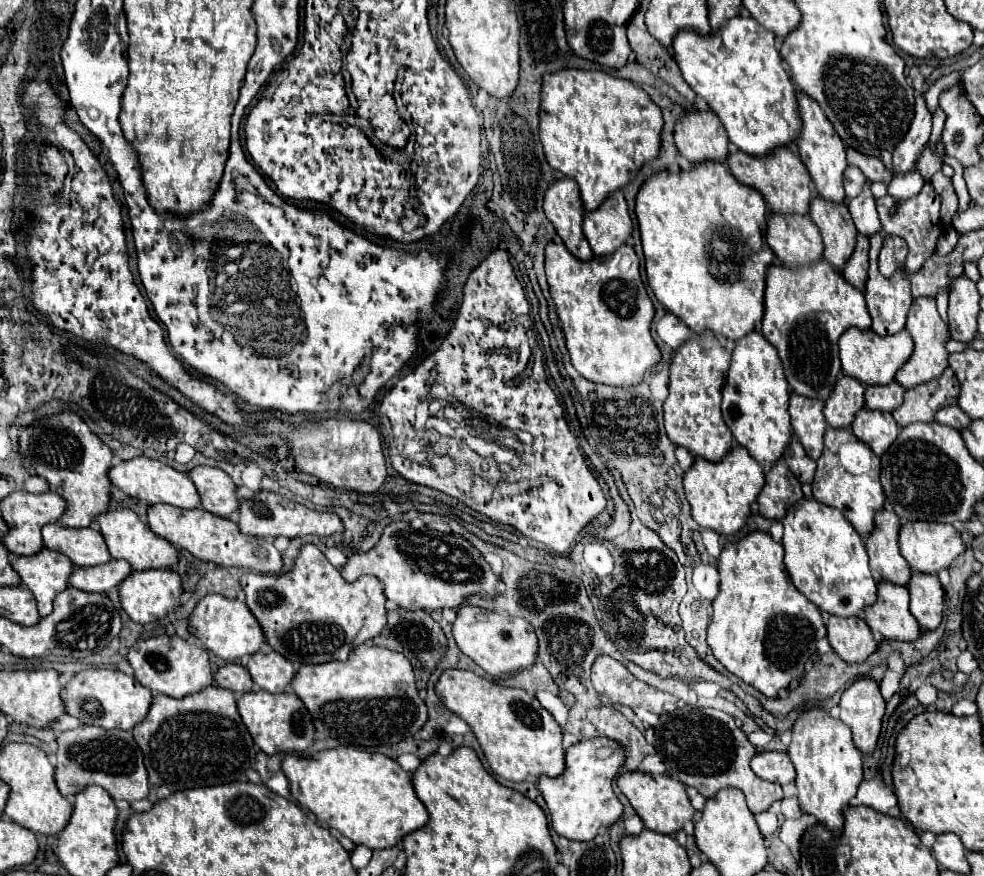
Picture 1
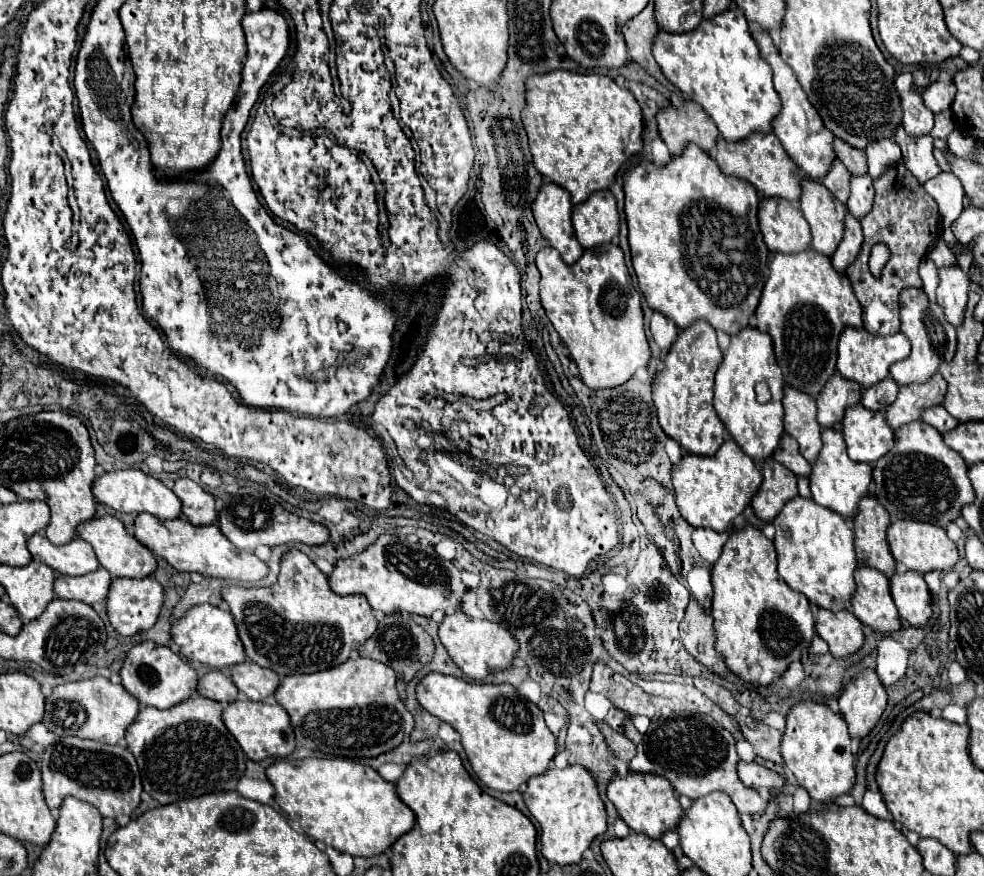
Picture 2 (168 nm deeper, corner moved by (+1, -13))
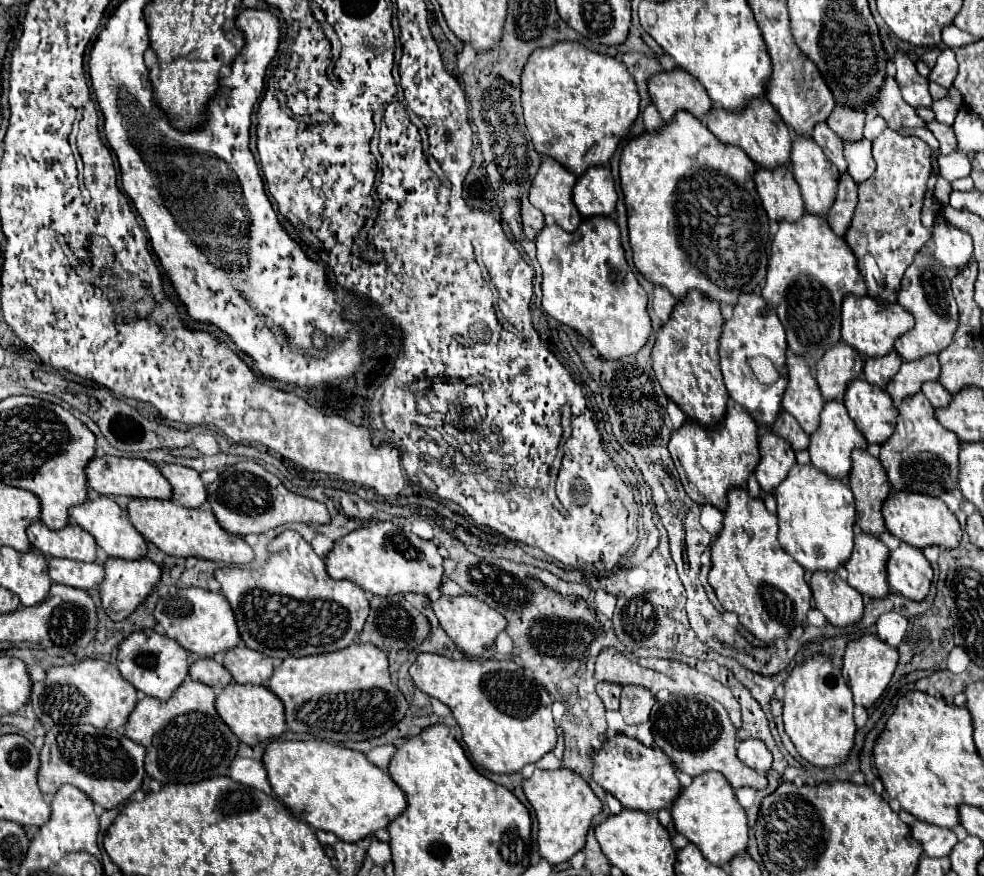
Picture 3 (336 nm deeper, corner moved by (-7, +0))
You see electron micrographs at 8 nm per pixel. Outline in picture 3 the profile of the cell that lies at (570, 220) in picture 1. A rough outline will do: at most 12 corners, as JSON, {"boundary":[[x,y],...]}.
{"boundary":[[547,158],[531,184],[529,202],[575,232],[575,174]]}

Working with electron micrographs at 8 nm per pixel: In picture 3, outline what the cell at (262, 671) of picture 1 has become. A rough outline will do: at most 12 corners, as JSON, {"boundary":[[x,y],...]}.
{"boundary":[[251,648],[225,652],[237,684],[267,684],[273,660]]}

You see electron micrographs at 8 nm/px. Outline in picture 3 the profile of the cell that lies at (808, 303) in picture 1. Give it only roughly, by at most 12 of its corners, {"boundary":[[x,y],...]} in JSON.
{"boundary":[[823,216],[779,222],[763,298],[789,350],[817,362],[841,304],[865,296]]}

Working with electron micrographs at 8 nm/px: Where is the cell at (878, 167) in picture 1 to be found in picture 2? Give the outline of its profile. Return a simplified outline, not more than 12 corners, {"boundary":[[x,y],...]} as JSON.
{"boundary":[[841,139],[833,143],[835,155],[851,175],[865,175],[865,153]]}

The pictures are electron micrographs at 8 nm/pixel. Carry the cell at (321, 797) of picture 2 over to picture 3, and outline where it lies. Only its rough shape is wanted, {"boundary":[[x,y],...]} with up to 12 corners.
{"boundary":[[273,740],[269,784],[315,830],[359,842],[407,810],[363,752]]}

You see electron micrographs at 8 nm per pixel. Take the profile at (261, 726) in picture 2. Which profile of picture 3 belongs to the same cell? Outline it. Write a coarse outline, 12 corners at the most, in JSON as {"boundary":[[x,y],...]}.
{"boundary":[[229,684],[219,716],[245,744],[287,730],[285,706],[265,686]]}

